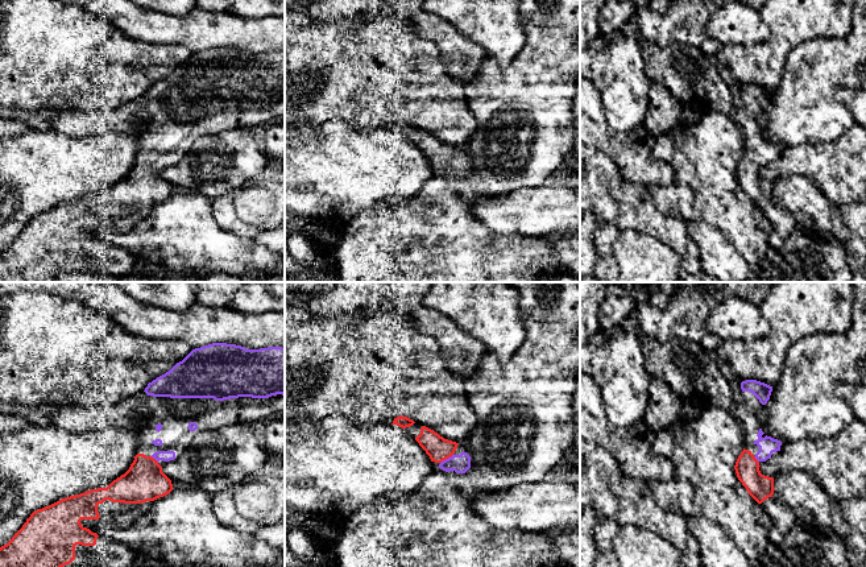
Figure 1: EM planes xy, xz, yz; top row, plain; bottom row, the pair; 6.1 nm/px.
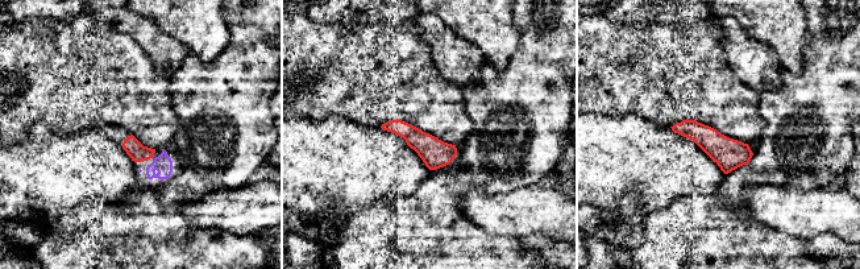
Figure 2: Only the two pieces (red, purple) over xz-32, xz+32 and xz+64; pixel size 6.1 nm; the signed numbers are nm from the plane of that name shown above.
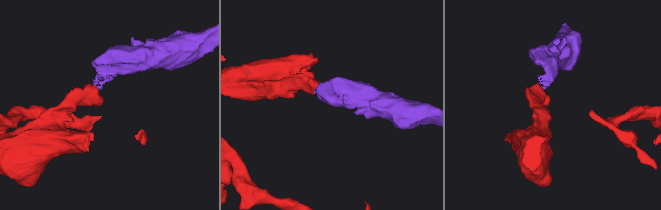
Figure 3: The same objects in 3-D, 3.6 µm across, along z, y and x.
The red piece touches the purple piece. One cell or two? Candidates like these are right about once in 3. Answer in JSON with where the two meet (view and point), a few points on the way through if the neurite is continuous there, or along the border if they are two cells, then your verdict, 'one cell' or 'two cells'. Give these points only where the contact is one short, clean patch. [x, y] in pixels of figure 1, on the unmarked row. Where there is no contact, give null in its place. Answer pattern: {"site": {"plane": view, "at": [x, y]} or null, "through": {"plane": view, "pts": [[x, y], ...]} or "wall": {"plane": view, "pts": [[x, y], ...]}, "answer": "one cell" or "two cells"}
{"site": {"plane": "xz", "at": [446, 162]}, "through": {"plane": "xz", "pts": [[436, 152], [446, 162], [460, 168]]}, "answer": "one cell"}

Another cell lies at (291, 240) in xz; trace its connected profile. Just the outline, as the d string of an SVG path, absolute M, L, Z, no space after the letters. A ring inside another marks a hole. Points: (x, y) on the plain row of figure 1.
M289 229L285 244L301 265L315 265L326 273L335 270L339 274L333 247L319 245L302 232L293 229Z

